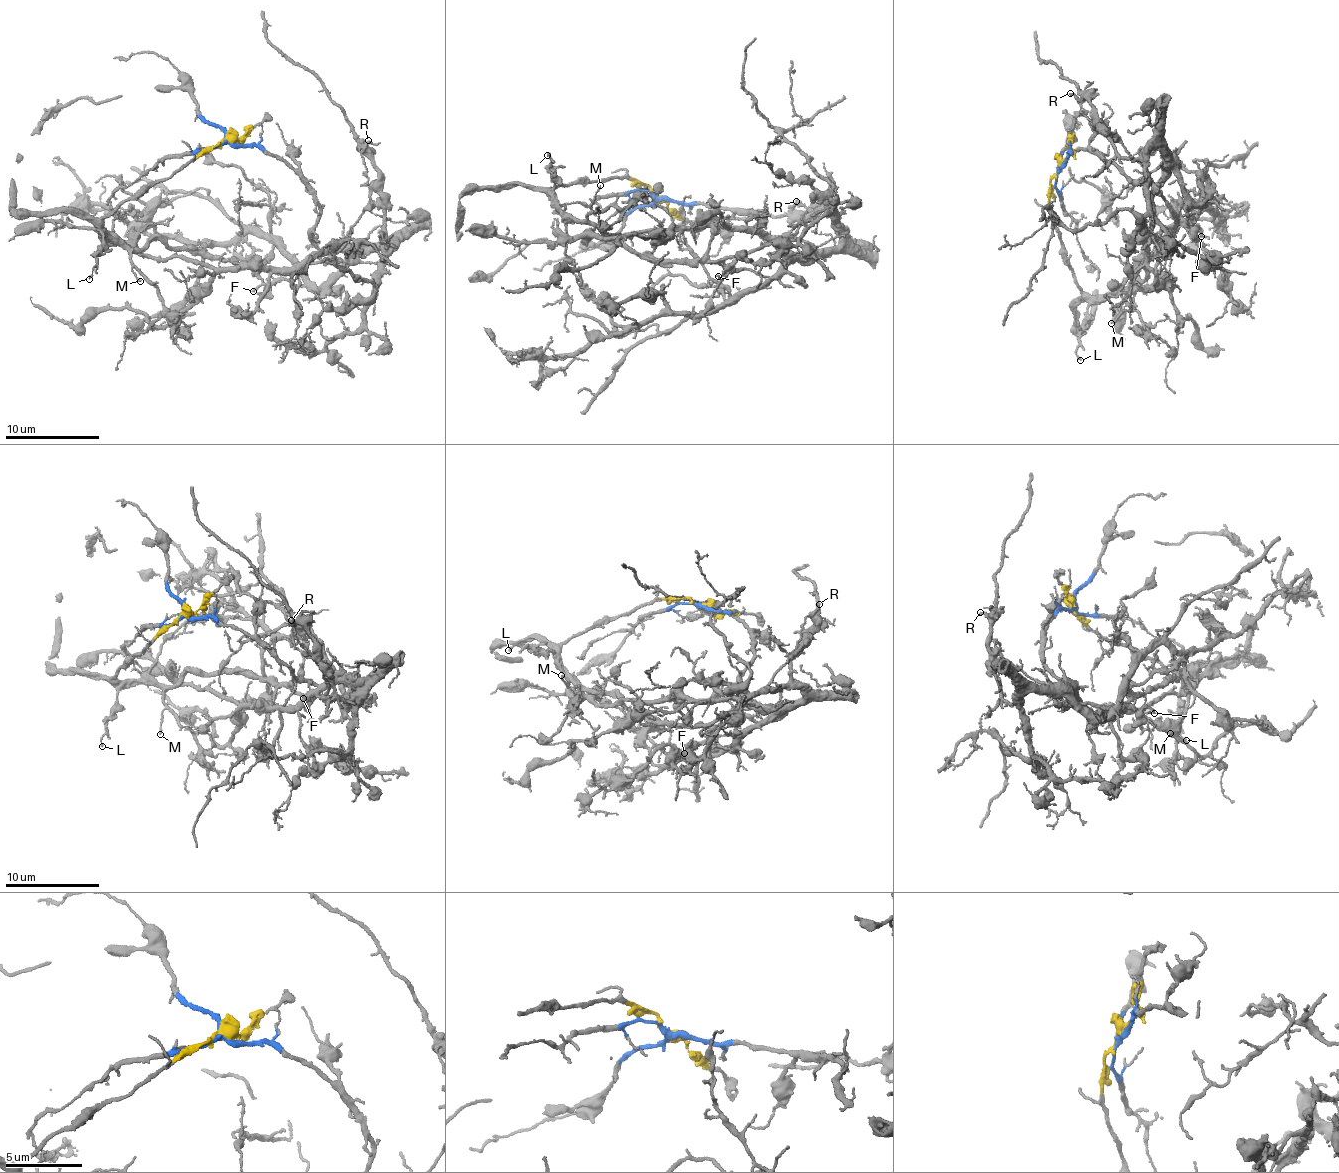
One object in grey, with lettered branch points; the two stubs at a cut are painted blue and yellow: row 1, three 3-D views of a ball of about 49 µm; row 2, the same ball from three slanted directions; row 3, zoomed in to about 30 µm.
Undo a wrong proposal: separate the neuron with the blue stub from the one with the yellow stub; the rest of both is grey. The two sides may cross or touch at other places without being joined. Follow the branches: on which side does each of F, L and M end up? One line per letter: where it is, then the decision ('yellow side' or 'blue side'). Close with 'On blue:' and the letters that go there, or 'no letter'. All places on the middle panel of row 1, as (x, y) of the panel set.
F: (718, 276) | blue side
L: (547, 155) | yellow side
M: (600, 185) | yellow side
On blue: F

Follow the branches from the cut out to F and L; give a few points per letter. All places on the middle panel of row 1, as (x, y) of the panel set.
F: (656, 199), (737, 207), (764, 219), (761, 235), (802, 257), (772, 277), (739, 267), (717, 276)
L: (656, 197), (625, 177), (582, 181), (553, 190), (557, 176), (548, 154)

